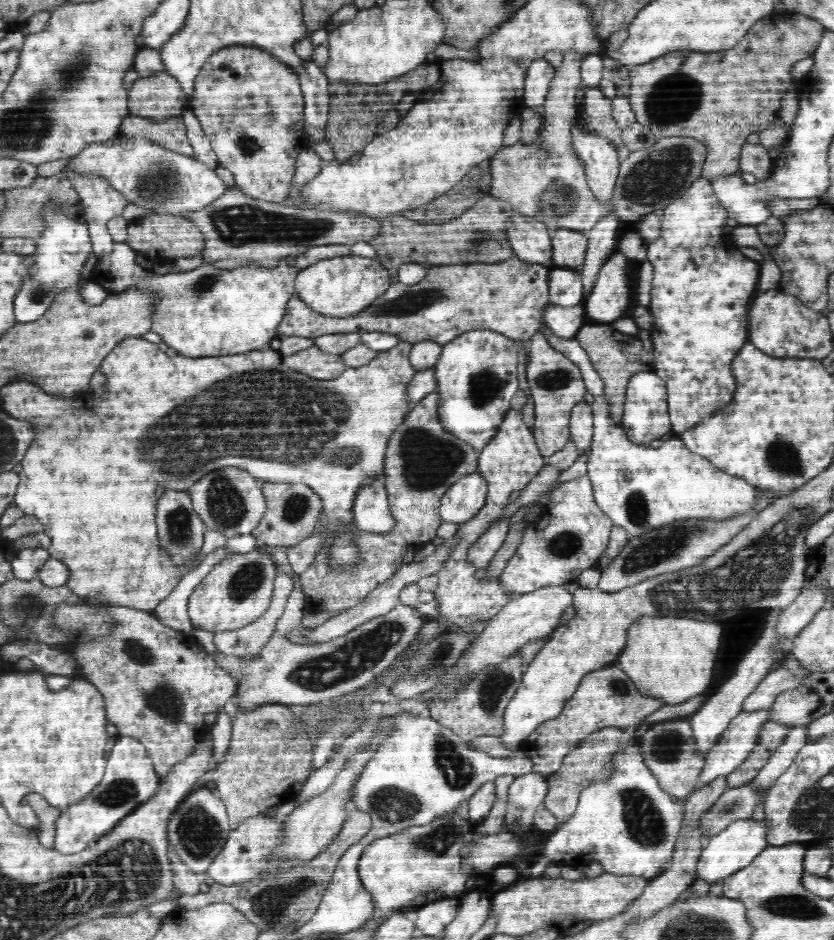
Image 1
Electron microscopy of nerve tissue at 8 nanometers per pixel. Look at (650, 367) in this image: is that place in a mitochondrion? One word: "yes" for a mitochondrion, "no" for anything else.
no

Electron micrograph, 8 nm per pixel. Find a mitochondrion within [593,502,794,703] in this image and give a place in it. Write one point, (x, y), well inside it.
(666, 547)

